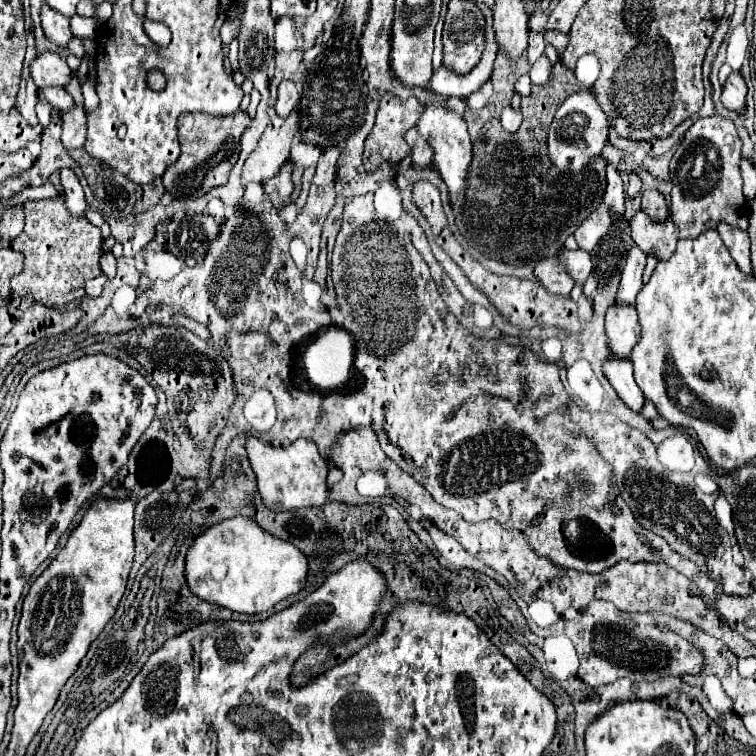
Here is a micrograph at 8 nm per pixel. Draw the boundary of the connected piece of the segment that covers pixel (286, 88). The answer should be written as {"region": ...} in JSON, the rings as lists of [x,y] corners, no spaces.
{"region":[[[284,80],[284,82],[278,86],[276,112],[278,112],[282,118],[286,118],[286,116],[292,112],[292,108],[298,104],[298,100],[300,100],[300,92],[298,92],[296,84],[290,82],[290,80]]]}

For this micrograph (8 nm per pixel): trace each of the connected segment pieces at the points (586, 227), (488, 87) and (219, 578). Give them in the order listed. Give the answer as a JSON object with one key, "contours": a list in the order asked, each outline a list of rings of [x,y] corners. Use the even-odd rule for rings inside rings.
{"contours":[[[[604,202],[598,204],[598,208],[580,224],[580,228],[574,232],[574,238],[578,242],[580,250],[592,252],[592,248],[598,244],[598,240],[608,232],[608,228],[614,222],[614,212]]],[[[488,80],[488,84],[484,84],[484,88],[480,88],[480,92],[474,92],[472,96],[468,96],[468,106],[470,106],[470,110],[480,110],[486,102],[488,102],[488,98],[492,96],[492,82]]],[[[246,516],[222,520],[198,534],[186,552],[184,566],[186,582],[198,598],[244,614],[272,610],[276,602],[300,592],[306,572],[308,560],[294,544],[274,538]]]]}

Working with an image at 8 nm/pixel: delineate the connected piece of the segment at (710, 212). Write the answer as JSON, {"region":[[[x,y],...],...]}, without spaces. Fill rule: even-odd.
{"region":[[[718,114],[698,118],[684,134],[670,160],[672,220],[678,226],[680,238],[698,238],[702,232],[714,230],[718,222],[748,230],[750,206],[742,194],[740,150],[742,142],[734,122]]]}

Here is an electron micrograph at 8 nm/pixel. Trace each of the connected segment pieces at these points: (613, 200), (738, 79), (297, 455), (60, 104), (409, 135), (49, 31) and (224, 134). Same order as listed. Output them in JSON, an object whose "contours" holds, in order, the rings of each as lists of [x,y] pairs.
{"contours":[[[[606,164],[606,182],[608,186],[604,192],[604,202],[612,206],[618,216],[622,216],[624,214],[624,184],[614,164]]],[[[732,72],[722,88],[722,104],[728,110],[742,110],[746,106],[746,82],[740,72]]],[[[254,434],[246,436],[246,452],[250,466],[256,474],[258,492],[268,508],[274,512],[284,510],[296,510],[296,508],[308,508],[308,506],[324,506],[328,502],[328,464],[318,454],[318,448],[312,440],[300,438],[292,442],[288,448],[274,448]]],[[[44,88],[44,92],[42,92],[44,96],[46,96],[46,100],[56,108],[56,110],[60,110],[60,112],[64,112],[64,110],[68,110],[70,106],[72,106],[72,96],[64,90],[64,88]]],[[[410,128],[406,132],[406,142],[410,144],[410,154],[412,154],[412,160],[416,166],[424,168],[424,166],[432,164],[432,146],[428,144],[428,140],[424,140],[416,132],[416,128]]],[[[46,2],[42,4],[40,18],[42,18],[44,34],[46,34],[50,40],[58,42],[60,46],[66,46],[68,40],[72,38],[72,32],[70,32],[70,20],[68,20],[66,16],[60,16],[56,10],[48,8]]],[[[240,108],[228,116],[208,116],[206,112],[190,112],[190,114],[180,116],[178,120],[180,156],[162,174],[164,188],[172,194],[172,198],[186,200],[186,198],[202,196],[210,188],[226,184],[228,174],[234,162],[238,160],[240,138],[248,124],[250,124],[250,118]]]]}

